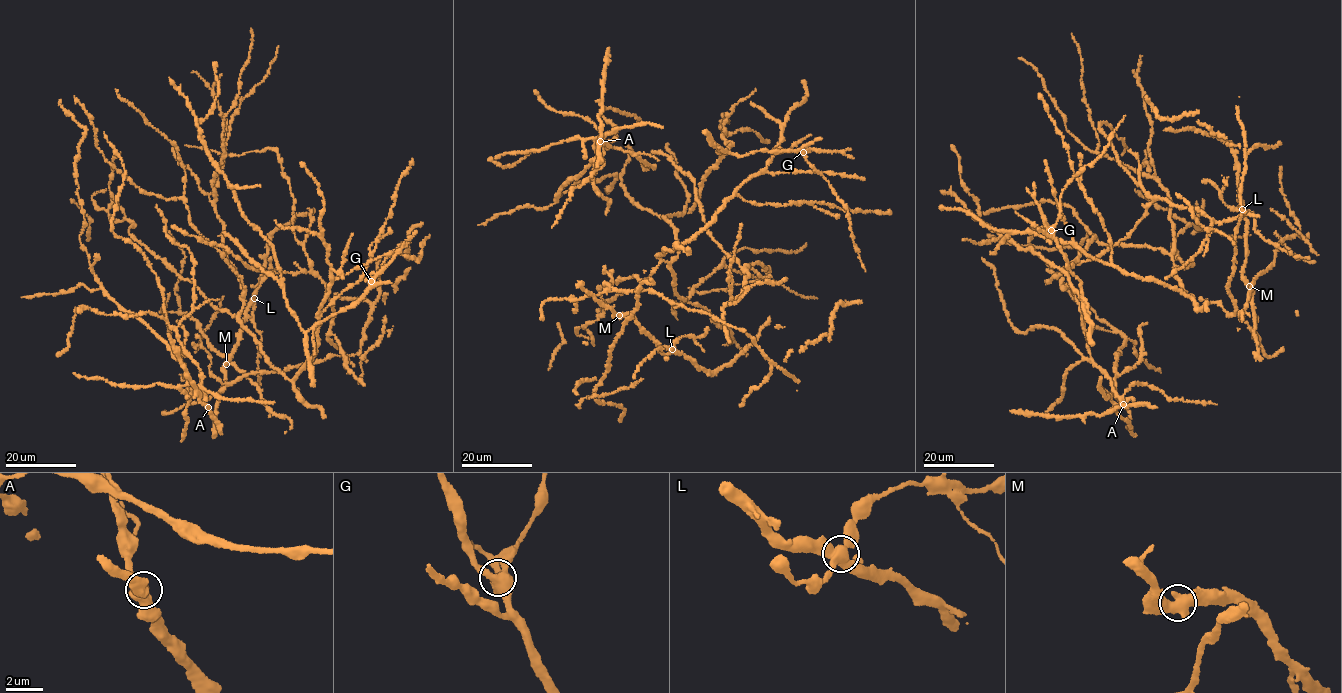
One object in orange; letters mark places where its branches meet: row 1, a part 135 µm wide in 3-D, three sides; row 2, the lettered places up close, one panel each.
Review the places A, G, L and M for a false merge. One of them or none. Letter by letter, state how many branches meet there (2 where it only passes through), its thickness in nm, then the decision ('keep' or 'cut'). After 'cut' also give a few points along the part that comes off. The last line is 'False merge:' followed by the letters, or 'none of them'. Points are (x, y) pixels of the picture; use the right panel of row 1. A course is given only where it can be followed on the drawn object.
A: 3 | 480 nm | keep
G: 4 | 550 nm | keep
L: 4 | 500 nm | keep
M: 3 | 460 nm | keep
False merge: none of them

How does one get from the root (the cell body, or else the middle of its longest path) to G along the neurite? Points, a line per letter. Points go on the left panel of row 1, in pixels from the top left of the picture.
G: (313, 355), (318, 340), (315, 336), (317, 314), (333, 281), (386, 255), (379, 274), (371, 281)

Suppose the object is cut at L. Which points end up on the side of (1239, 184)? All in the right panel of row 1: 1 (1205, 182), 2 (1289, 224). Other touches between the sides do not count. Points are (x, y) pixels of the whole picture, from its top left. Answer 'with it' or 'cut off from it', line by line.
1: cut off from it
2: cut off from it

